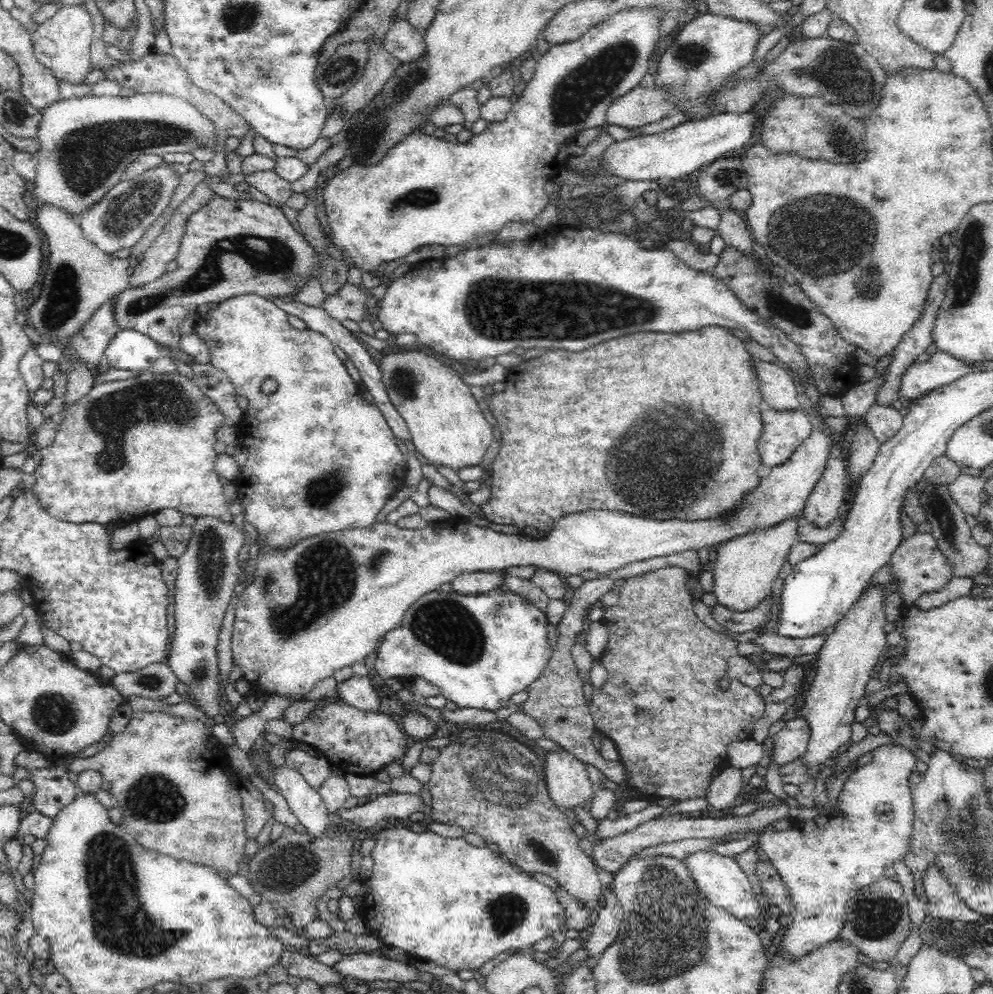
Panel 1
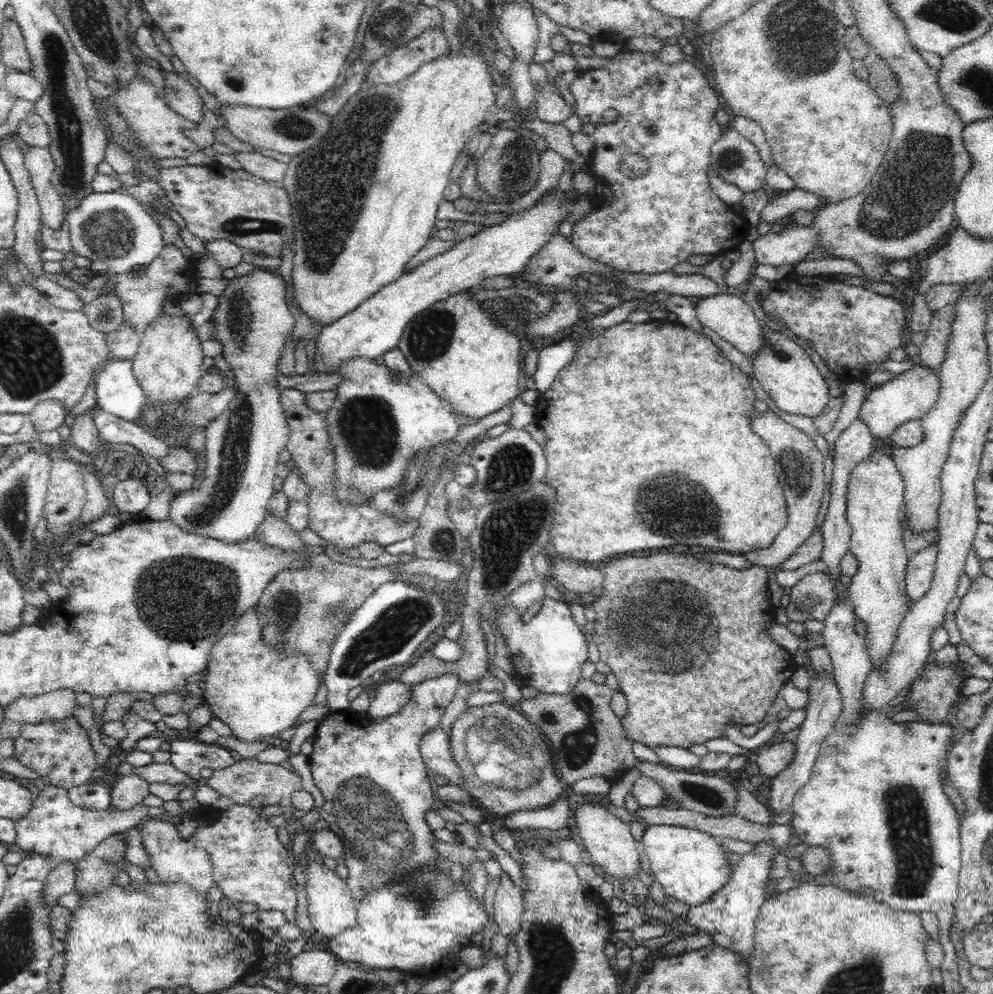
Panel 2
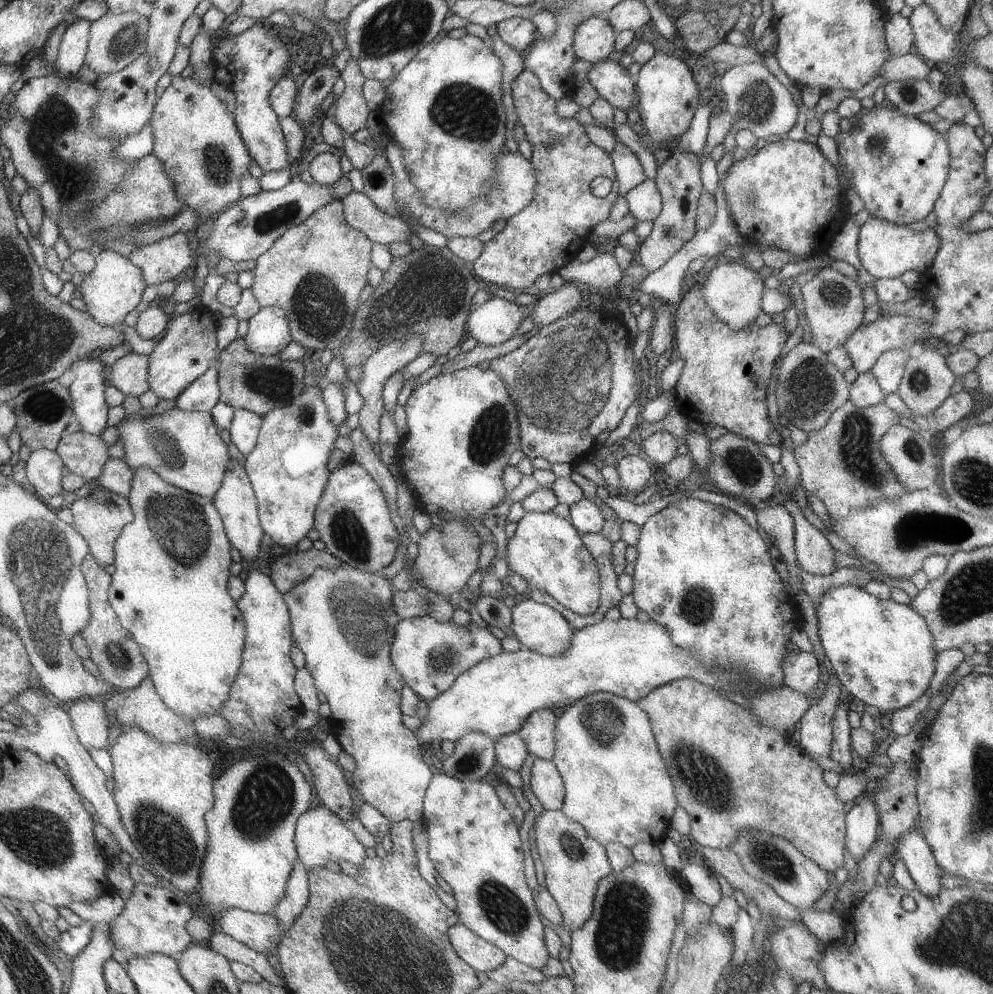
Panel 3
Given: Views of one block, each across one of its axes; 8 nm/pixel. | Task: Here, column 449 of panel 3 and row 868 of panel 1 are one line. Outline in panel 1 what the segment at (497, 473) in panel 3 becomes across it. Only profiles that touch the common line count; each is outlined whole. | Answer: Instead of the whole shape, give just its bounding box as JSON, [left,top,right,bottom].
[363,826,565,971]

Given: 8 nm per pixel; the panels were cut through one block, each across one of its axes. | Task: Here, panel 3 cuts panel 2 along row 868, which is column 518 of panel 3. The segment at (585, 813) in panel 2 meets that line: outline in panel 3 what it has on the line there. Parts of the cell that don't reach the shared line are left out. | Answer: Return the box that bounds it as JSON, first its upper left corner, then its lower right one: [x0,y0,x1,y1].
[509,595,576,657]

